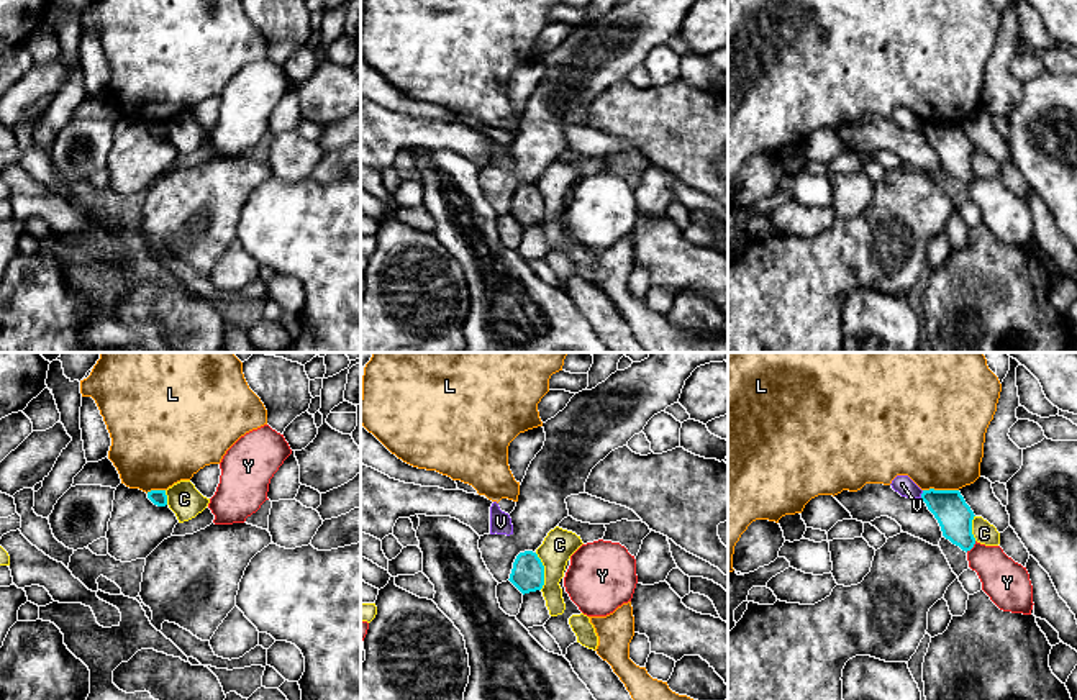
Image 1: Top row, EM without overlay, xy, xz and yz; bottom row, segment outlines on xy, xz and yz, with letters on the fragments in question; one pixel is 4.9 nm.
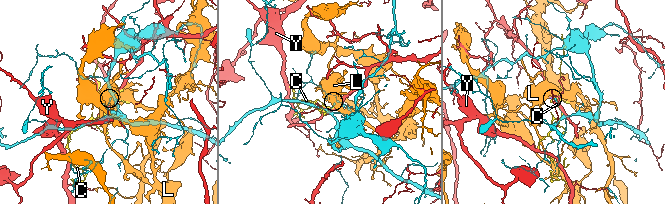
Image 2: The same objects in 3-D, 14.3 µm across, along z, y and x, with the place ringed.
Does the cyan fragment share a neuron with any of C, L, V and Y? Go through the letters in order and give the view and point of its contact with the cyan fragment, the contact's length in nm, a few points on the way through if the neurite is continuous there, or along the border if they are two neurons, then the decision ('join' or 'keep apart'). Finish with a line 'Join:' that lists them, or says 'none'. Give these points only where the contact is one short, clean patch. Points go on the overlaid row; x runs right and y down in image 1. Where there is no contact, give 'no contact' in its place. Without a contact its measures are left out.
C: xz (543, 571) | 190 nm | keep apart
L: yz (940, 490) | 180 nm | keep apart
V: yz (922, 494) | 40 nm | along yz (923, 490), (920, 497) | keep apart
Y: yz (971, 548) | 80 nm | keep apart
Join: none

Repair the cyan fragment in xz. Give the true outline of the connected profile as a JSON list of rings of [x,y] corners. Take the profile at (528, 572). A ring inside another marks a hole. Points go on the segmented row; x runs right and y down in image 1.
[[[520,552],[508,579],[523,595],[541,590],[544,585],[544,566],[536,552]]]

